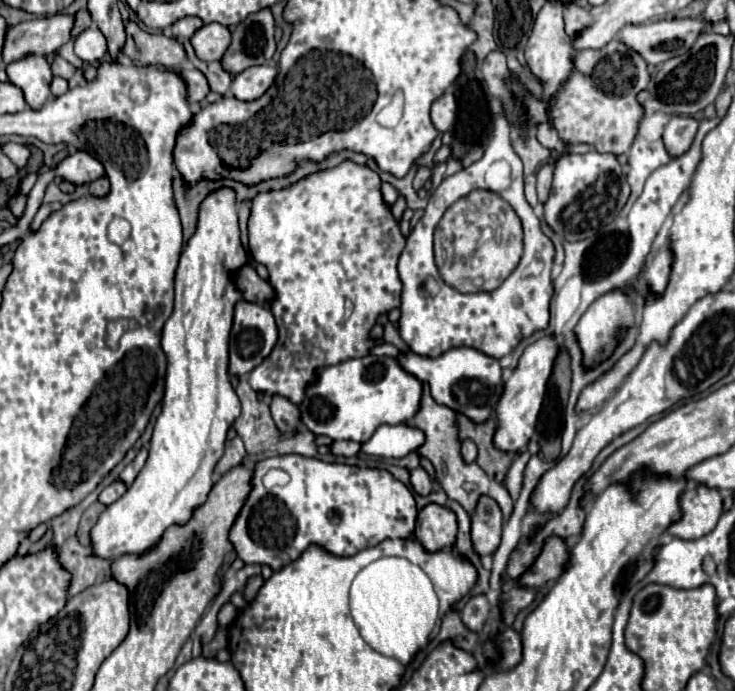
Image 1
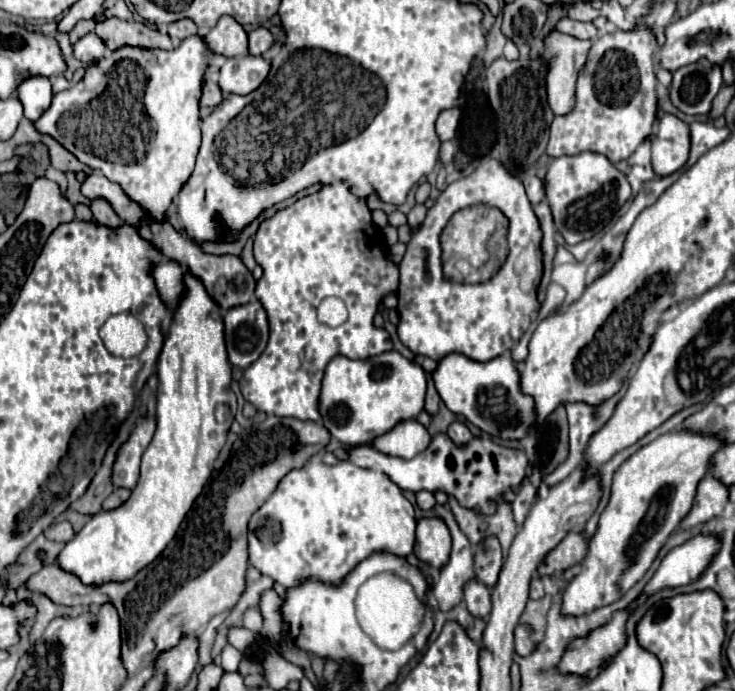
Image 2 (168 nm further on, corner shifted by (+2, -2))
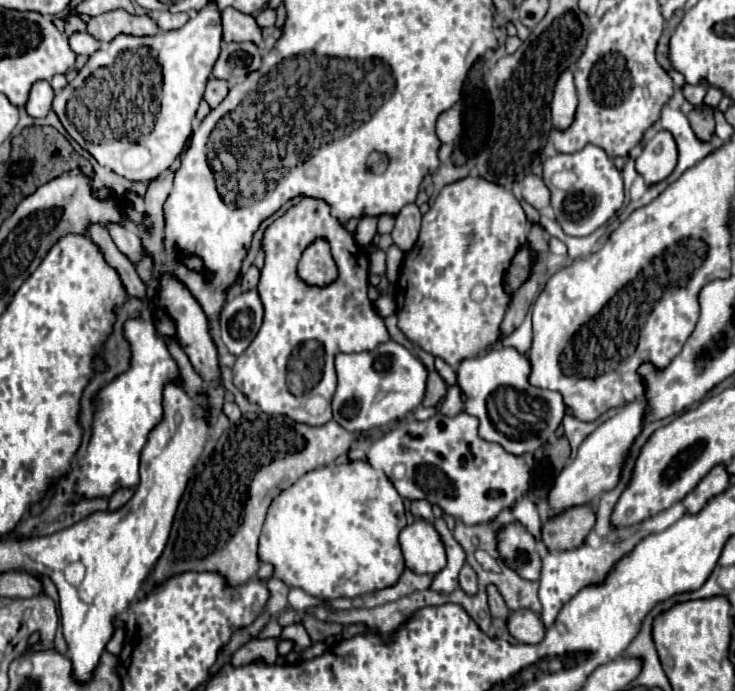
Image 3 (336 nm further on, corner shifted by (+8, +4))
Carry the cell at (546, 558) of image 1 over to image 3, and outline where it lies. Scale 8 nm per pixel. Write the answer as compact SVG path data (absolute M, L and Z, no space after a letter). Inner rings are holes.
M573 507L561 519L547 519L541 527L541 539L547 549L573 549L583 545L585 537L595 525L595 515L587 507Z

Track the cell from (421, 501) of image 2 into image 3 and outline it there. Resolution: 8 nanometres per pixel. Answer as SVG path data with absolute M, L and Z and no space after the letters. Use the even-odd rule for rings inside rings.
M417 499L411 503L411 513L419 519L425 521L433 521L433 511L431 511L431 503L427 499Z

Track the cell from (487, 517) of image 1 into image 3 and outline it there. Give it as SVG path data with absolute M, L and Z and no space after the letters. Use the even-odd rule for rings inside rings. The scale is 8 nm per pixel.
M491 583L491 585L487 585L487 601L489 601L491 615L493 615L493 617L501 617L501 619L505 621L505 619L507 619L509 609L507 609L507 605L505 605L505 601L503 601L501 593L497 591L497 587L495 587L493 583Z

